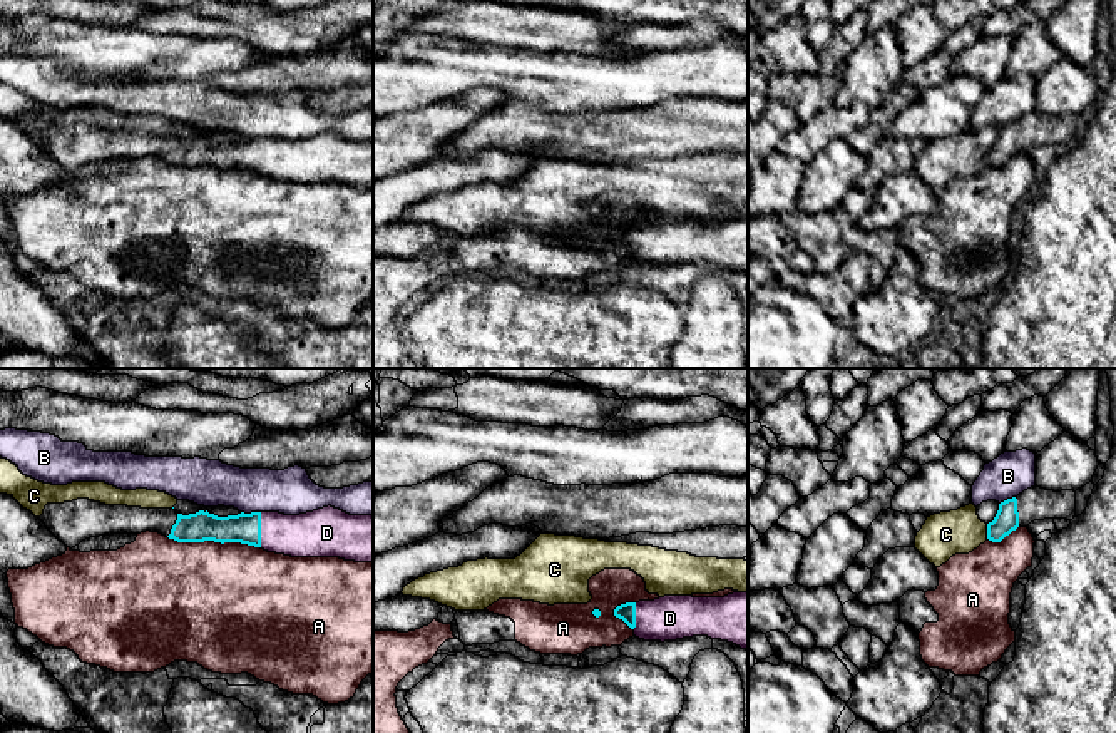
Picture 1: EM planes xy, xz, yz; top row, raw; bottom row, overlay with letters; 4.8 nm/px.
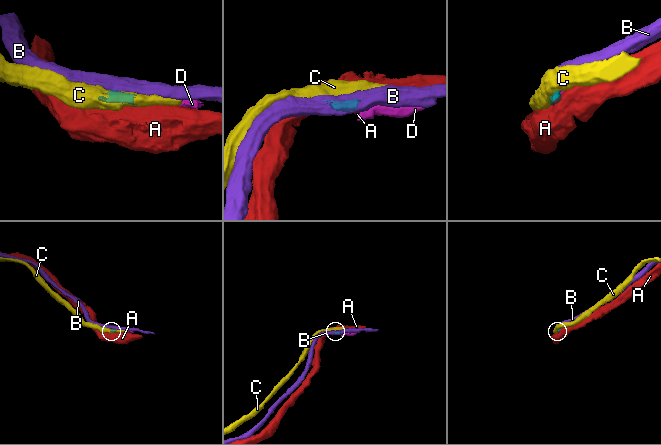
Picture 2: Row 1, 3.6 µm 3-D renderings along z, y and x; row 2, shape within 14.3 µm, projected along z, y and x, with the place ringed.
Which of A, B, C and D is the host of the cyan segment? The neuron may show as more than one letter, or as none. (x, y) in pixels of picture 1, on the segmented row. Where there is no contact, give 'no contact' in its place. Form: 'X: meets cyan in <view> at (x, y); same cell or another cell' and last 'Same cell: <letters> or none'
A: meets cyan in xy at (215, 541); another cell
B: meets cyan in xy at (251, 512); another cell
C: meets cyan in yz at (988, 531); another cell
D: meets cyan in xy at (260, 529); same cell
Same cell: D

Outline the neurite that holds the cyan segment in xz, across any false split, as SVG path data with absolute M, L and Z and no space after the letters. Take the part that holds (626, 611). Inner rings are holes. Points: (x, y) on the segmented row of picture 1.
M748 591L724 597L664 596L626 602L614 609L614 616L644 641L708 636L748 649Z

